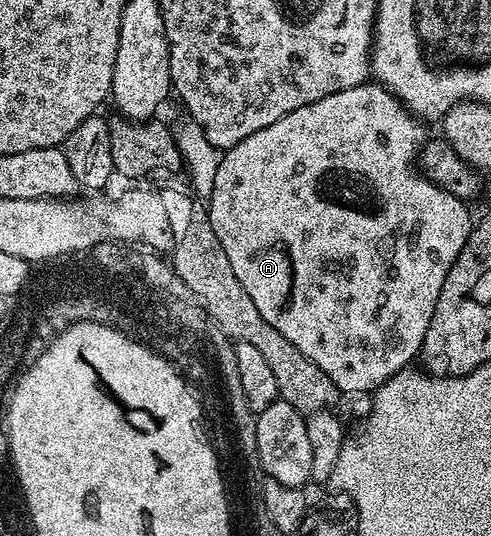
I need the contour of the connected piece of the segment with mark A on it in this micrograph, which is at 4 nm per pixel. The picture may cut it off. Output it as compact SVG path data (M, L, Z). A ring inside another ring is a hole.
M365 83L358 87L350 87L346 91L334 91L334 95L318 99L318 103L306 103L306 107L290 111L290 115L282 115L278 123L270 123L270 127L262 127L262 131L246 135L242 143L227 149L221 156L224 158L215 162L218 176L214 179L214 191L212 196L207 198L206 204L210 224L221 240L222 248L234 267L235 275L238 275L242 287L258 307L261 317L275 330L280 331L286 339L290 339L303 355L313 360L344 395L371 394L395 373L409 368L417 360L446 275L472 233L474 215L472 217L471 211L464 206L467 205L465 198L456 197L450 191L436 185L416 166L420 146L426 140L424 128L425 122L414 117L391 91L379 83Z

